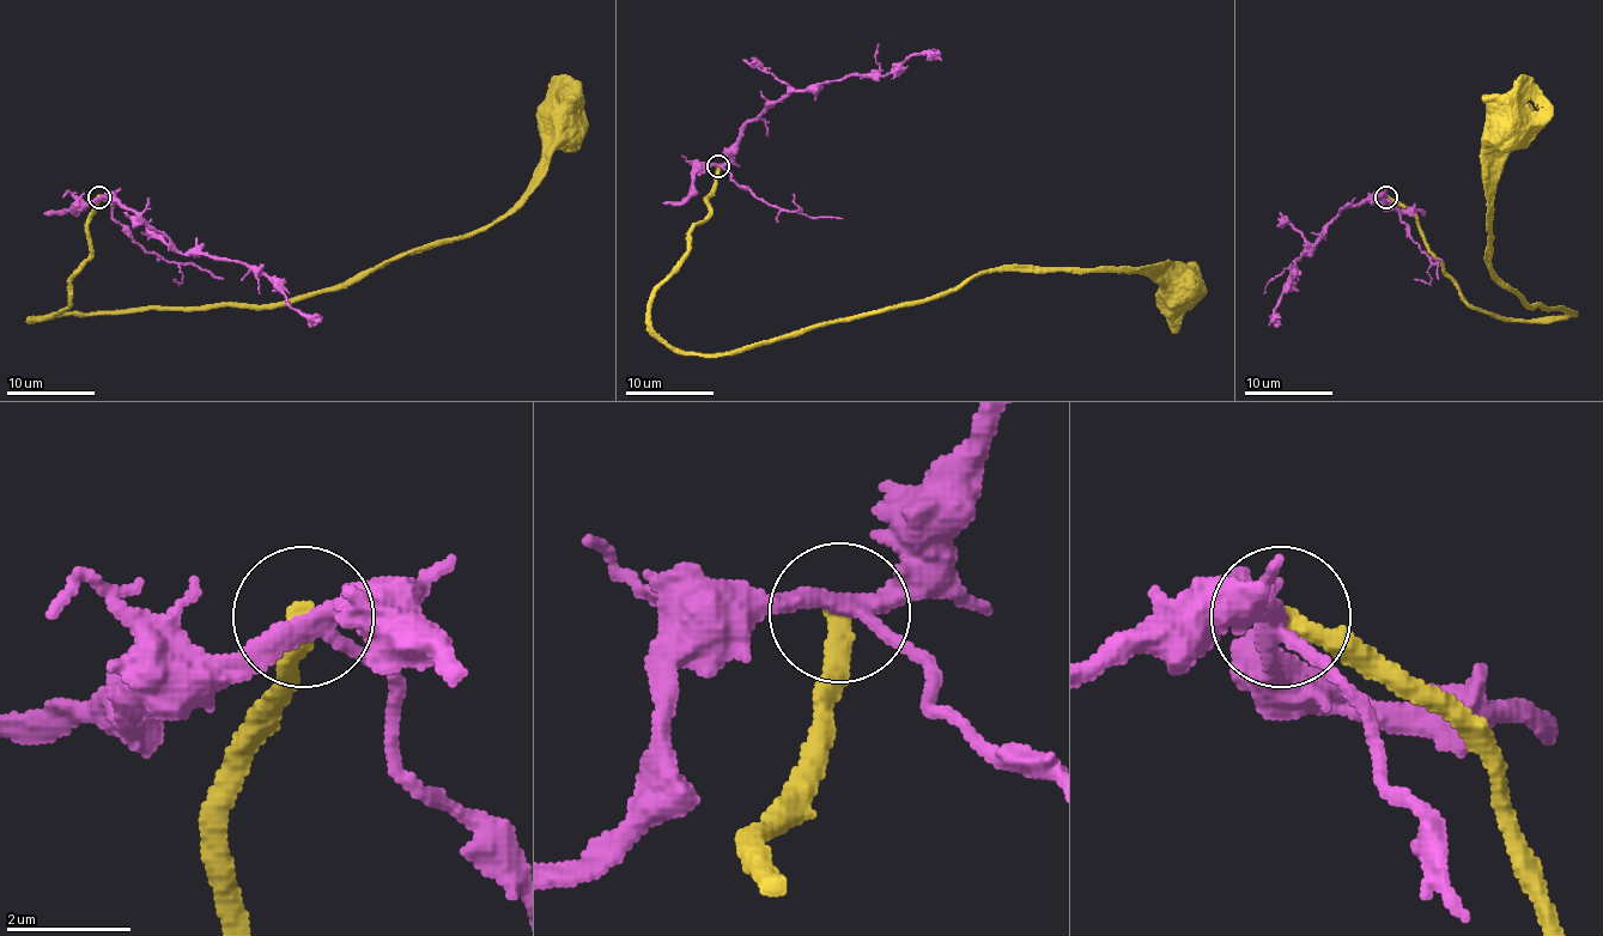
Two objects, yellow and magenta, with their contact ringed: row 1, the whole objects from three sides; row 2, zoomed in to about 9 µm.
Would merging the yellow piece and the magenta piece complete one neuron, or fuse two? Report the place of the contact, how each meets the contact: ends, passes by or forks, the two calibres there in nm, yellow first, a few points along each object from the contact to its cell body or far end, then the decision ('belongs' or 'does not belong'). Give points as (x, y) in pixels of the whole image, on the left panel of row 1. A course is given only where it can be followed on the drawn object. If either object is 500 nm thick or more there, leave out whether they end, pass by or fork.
place (99, 196); yellow ends; magenta forks; calibres 380 and 280 nm; course yellow (99, 198), (71, 302), (31, 322), (271, 307), (338, 291), (495, 224), (566, 138), (559, 128); course magenta (99, 198), (108, 198), (123, 206), (184, 253), (224, 257), (257, 268), (292, 308), (315, 315), (322, 322); does not belong

